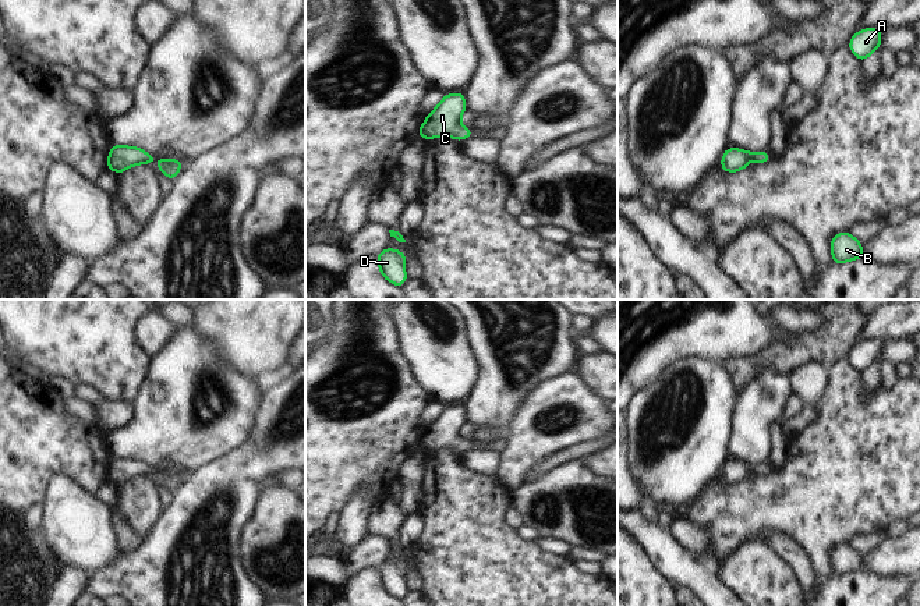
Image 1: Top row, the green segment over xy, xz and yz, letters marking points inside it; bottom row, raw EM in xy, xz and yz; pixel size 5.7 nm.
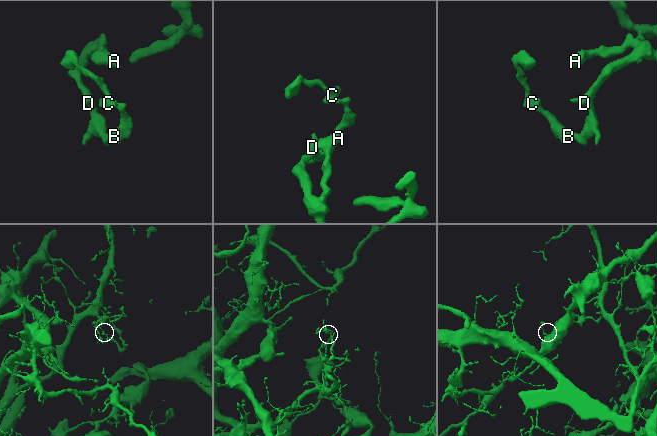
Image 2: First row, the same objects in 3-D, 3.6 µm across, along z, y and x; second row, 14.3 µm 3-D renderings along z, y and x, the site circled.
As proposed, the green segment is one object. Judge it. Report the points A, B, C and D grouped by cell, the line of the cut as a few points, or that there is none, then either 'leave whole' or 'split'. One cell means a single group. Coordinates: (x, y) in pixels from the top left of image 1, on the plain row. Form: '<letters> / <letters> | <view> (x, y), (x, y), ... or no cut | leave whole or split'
A B C D | no cut | leave whole

